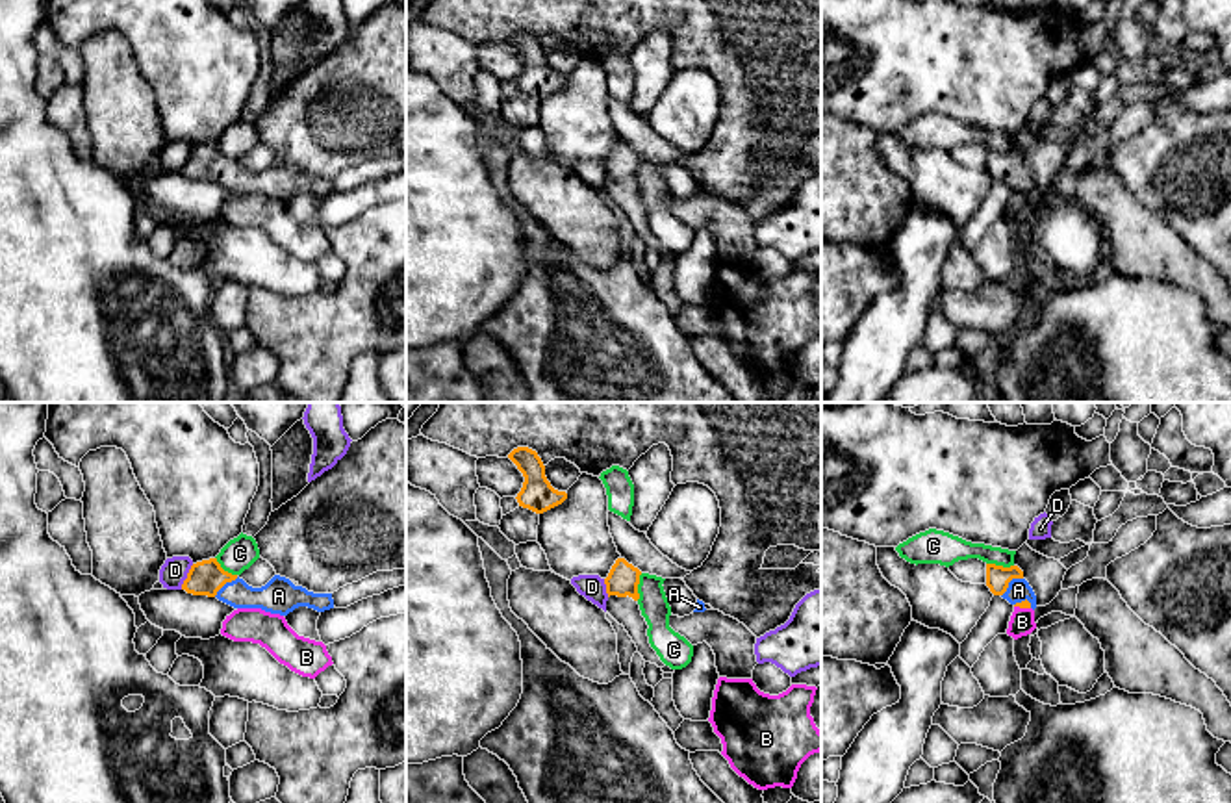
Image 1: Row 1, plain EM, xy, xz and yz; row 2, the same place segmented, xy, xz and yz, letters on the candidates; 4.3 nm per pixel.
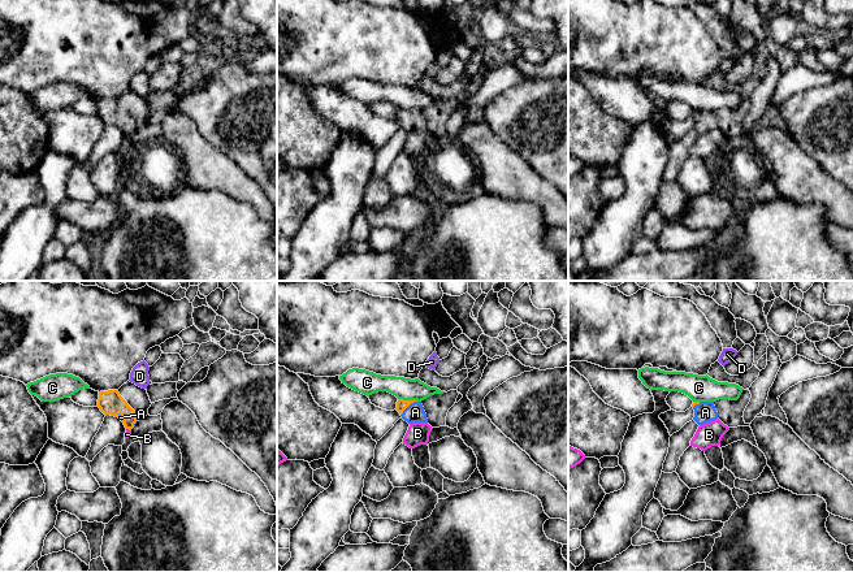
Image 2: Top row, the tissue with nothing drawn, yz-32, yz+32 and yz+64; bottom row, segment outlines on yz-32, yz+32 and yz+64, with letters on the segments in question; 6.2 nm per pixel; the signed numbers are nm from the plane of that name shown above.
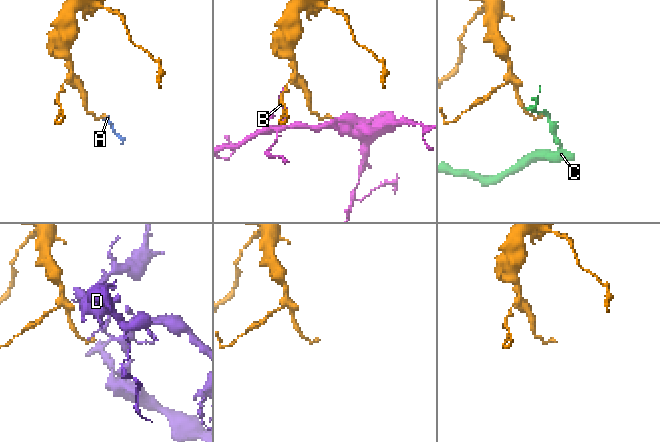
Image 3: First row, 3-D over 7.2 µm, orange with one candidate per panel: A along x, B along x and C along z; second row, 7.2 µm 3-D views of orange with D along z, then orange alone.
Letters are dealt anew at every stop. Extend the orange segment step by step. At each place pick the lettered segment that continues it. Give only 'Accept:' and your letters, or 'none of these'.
Accept: A

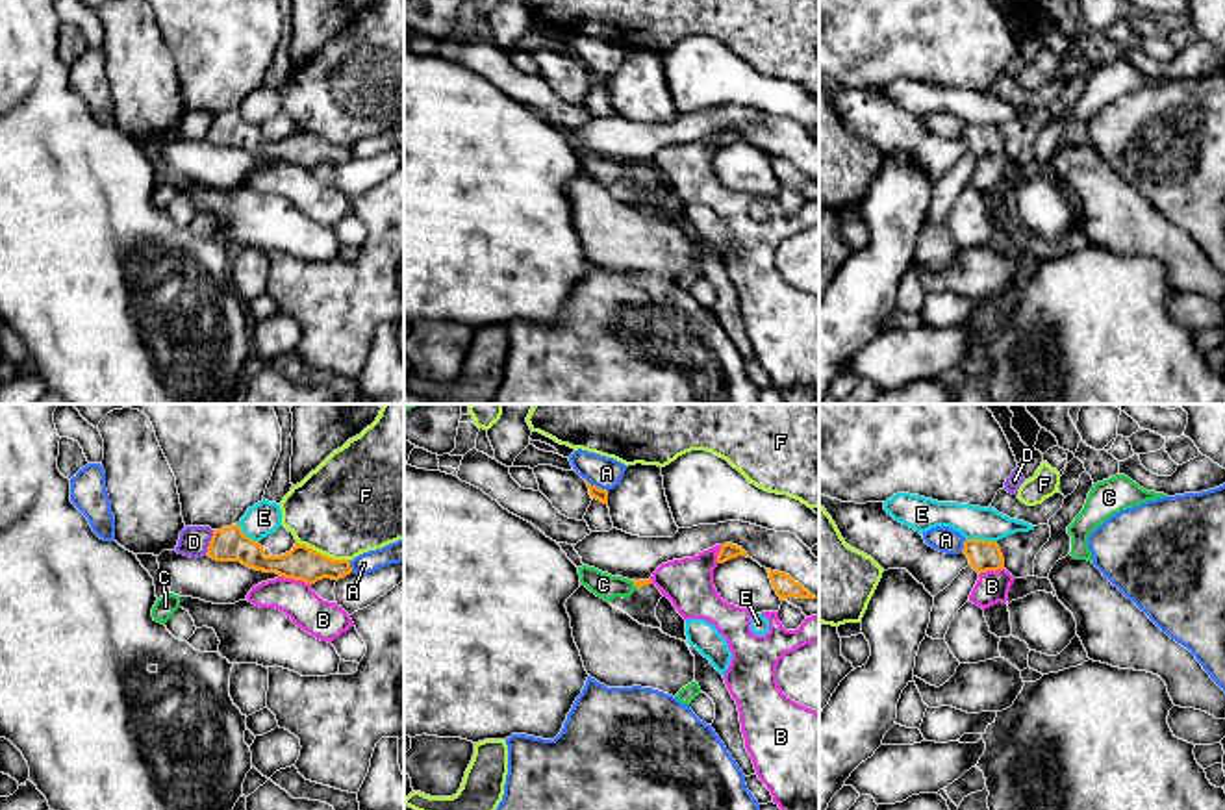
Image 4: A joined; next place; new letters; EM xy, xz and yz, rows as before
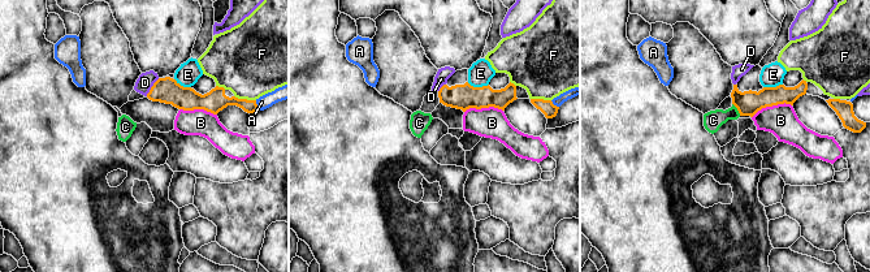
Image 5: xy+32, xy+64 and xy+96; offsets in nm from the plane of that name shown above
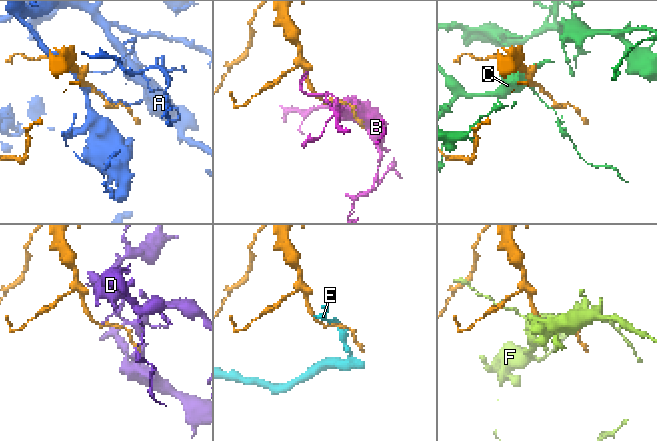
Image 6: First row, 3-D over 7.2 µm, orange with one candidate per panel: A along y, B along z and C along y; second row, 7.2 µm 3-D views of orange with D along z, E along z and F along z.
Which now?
Accept: none of these

